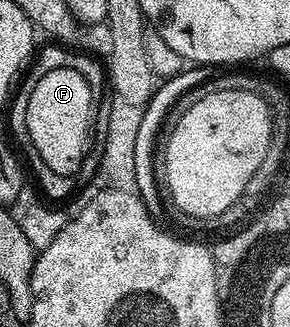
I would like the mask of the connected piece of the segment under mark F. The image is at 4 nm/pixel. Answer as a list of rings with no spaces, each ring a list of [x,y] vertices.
[[[56,69],[47,71],[39,83],[35,83],[35,91],[31,91],[31,99],[27,99],[27,131],[31,135],[31,143],[35,143],[35,151],[43,155],[43,163],[64,177],[73,177],[85,158],[85,151],[91,141],[91,122],[95,117],[93,105],[95,91],[87,83],[87,79],[74,69]]]

